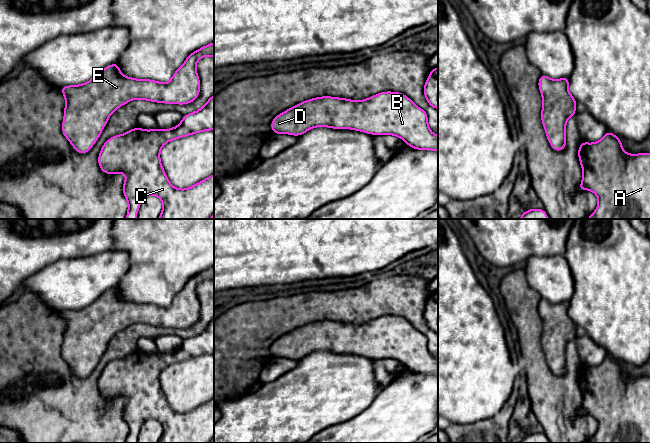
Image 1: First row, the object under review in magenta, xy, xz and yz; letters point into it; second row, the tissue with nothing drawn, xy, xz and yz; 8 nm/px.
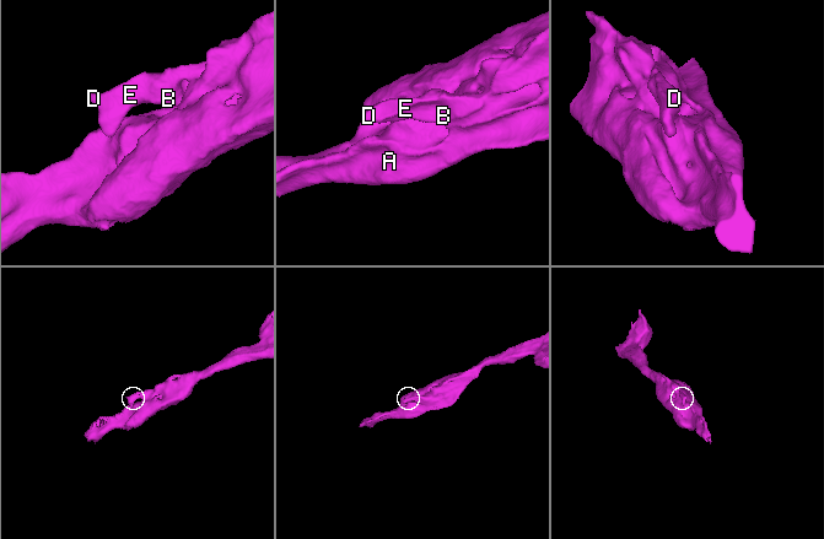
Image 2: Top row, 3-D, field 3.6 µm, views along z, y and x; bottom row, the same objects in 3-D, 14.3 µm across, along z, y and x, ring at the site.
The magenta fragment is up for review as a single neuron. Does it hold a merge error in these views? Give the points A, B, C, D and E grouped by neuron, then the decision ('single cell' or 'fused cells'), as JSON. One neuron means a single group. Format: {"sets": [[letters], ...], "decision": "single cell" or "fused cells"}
{"sets": [["A", "B", "C", "D", "E"]], "decision": "single cell"}

